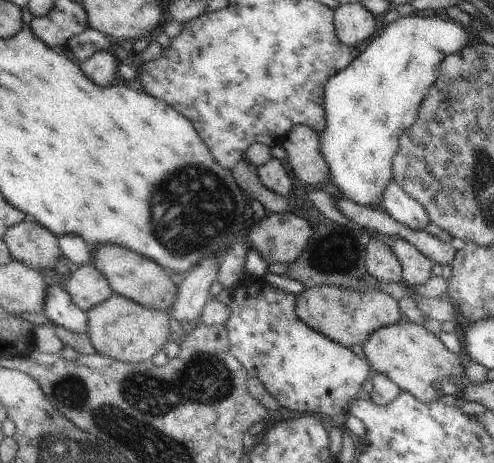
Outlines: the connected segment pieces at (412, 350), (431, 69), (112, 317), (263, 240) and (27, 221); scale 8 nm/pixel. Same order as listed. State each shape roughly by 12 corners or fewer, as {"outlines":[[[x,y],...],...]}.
{"outlines":[[[406,319],[372,332],[362,349],[423,403],[438,382],[464,379],[458,355]],[[412,15],[328,80],[320,154],[380,207],[439,63],[473,40]],[[116,293],[89,310],[96,352],[150,362],[170,336],[169,312]],[[266,214],[248,234],[266,264],[292,264],[313,223]],[[30,215],[8,228],[12,261],[52,269],[58,237]]]}

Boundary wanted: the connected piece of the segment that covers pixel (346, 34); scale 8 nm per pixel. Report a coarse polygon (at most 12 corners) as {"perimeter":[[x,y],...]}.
{"perimeter":[[360,2],[340,4],[333,18],[342,44],[357,47],[376,31]]}

